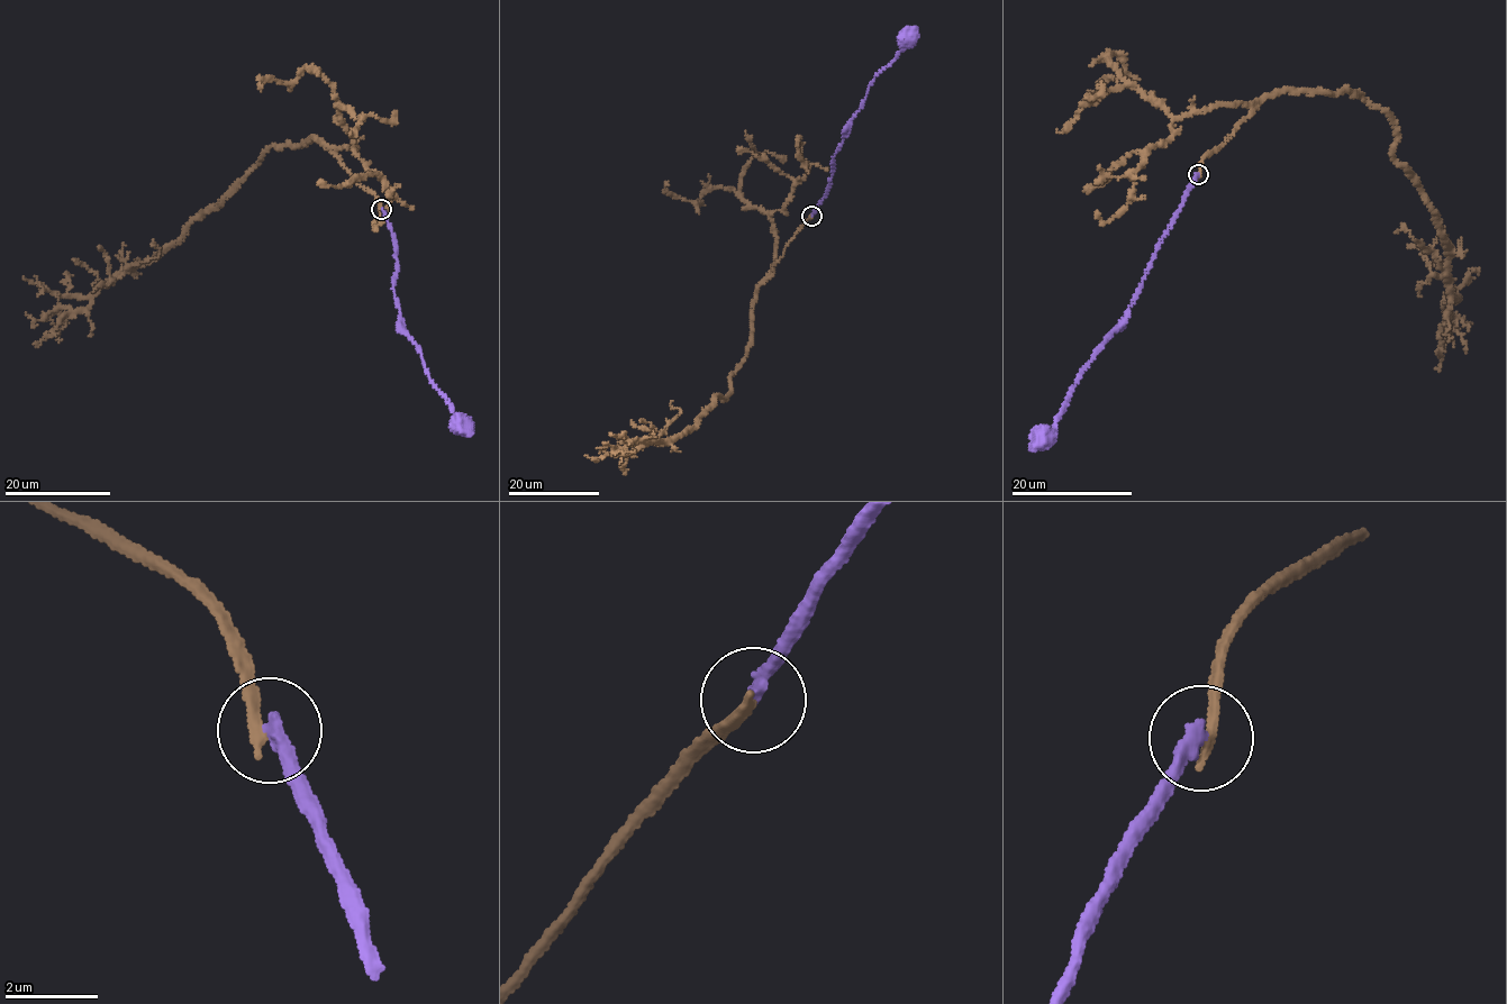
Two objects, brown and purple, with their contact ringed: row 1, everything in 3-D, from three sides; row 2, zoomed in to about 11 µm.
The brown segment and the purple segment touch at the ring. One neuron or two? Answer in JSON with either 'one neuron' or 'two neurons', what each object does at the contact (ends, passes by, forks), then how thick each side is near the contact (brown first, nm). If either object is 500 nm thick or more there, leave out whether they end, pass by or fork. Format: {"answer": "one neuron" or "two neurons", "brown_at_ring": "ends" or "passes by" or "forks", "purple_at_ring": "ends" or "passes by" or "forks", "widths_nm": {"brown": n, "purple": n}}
{"answer": "two neurons", "brown_at_ring": "ends", "purple_at_ring": "ends", "widths_nm": {"brown": 280, "purple": 320}}

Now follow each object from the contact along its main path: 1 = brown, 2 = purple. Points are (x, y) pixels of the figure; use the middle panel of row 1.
1: (811, 217), (760, 286), (751, 345), (731, 379), (732, 391), (670, 439), (613, 450), (635, 452)
2: (811, 217), (829, 185), (833, 161), (849, 121), (863, 103), (868, 87), (896, 58), (907, 37)

